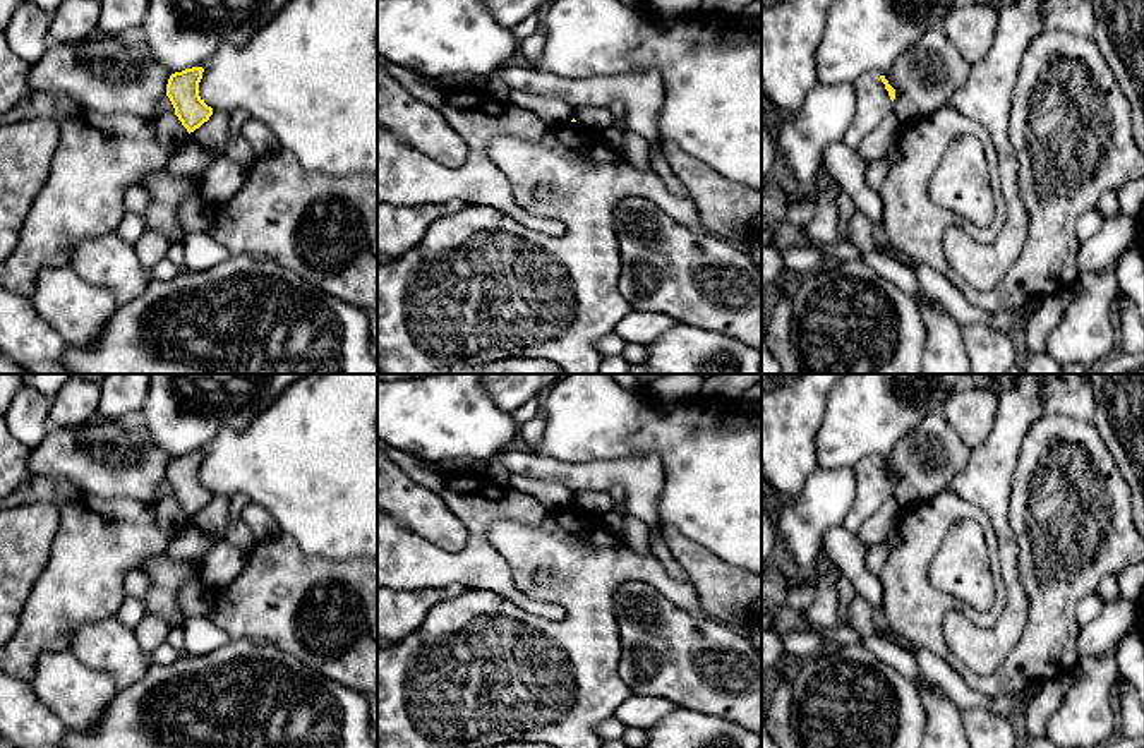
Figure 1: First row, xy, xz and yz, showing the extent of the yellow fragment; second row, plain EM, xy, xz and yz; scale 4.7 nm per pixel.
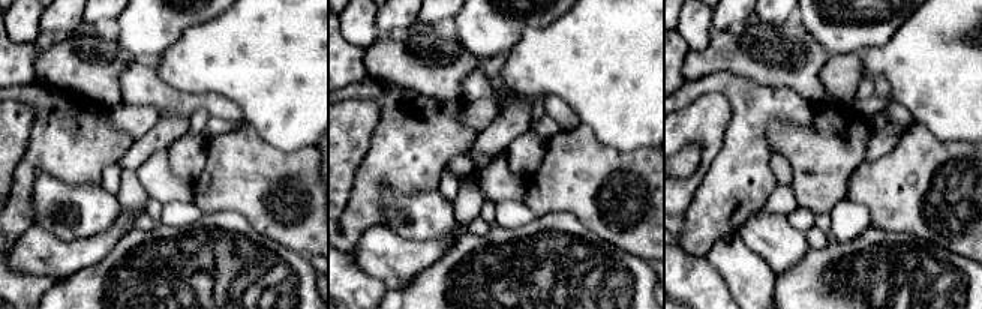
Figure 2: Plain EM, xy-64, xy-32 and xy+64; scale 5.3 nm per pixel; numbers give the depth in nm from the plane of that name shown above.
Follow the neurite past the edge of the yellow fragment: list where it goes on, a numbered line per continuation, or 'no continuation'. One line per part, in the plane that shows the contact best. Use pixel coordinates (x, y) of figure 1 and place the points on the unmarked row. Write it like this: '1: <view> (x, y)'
no continuation

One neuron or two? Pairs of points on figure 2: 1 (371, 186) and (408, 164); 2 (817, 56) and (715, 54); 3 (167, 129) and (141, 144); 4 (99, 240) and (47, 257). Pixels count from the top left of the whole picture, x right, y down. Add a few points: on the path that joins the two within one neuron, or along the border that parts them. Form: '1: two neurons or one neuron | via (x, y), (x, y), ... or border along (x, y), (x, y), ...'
1: one neuron | via (380, 177), (393, 164), (399, 164)
2: one neuron | via (792, 48), (786, 51), (741, 54)
3: one neuron | via (161, 135), (147, 144)
4: one neuron | via (86, 252), (60, 257)

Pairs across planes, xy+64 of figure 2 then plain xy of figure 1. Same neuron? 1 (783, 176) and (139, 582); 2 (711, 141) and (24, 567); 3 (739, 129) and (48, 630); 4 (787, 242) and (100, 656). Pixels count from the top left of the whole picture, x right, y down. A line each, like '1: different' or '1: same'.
1: same
2: same
3: same
4: same

